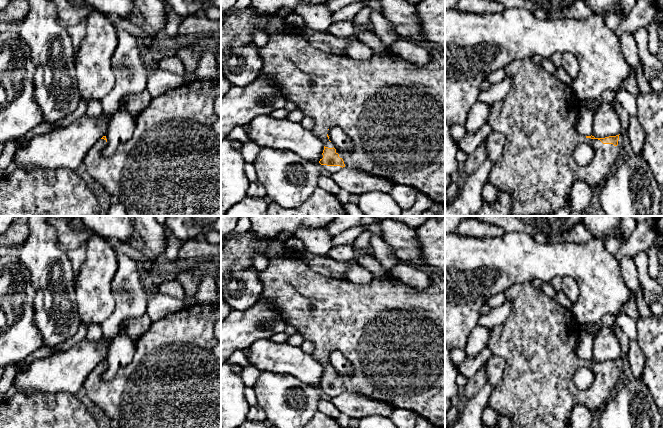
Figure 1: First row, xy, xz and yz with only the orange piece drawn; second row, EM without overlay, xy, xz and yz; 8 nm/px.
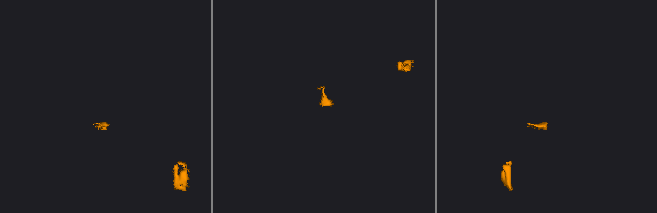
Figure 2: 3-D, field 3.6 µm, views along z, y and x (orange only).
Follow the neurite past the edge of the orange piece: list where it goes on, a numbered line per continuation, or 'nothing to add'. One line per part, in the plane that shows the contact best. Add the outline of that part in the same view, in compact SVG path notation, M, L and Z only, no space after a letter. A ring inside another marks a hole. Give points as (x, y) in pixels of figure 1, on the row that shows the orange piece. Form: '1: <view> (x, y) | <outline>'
1: yz (538, 115) | M531 58L512 61L504 67L504 70L506 76L511 78L511 87L502 101L490 105L487 124L492 130L502 133L506 143L501 158L494 163L489 172L488 181L499 191L511 195L512 216L548 216L571 204L571 188L576 181L583 181L591 188L601 186L618 164L627 141L619 135L618 145L614 146L580 135L575 129L580 100L570 86L548 73L541 64L533 63ZM581 143L589 144L595 152L591 162L584 166L579 165L573 157L575 148Z

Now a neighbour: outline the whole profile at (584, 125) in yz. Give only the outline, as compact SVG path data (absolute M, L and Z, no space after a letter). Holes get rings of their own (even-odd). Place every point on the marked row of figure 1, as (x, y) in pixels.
M580 109L575 129L580 135L591 136L593 132L593 112Z

